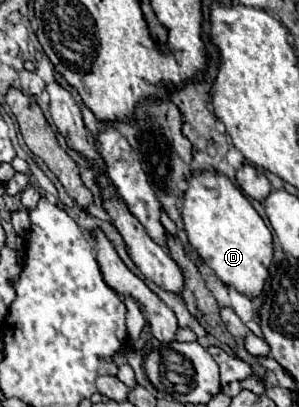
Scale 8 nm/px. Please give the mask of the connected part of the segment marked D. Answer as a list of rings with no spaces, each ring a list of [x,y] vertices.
[[[193,173],[183,201],[183,225],[189,243],[205,265],[229,287],[247,297],[263,293],[273,261],[273,235],[247,197],[221,173]]]

